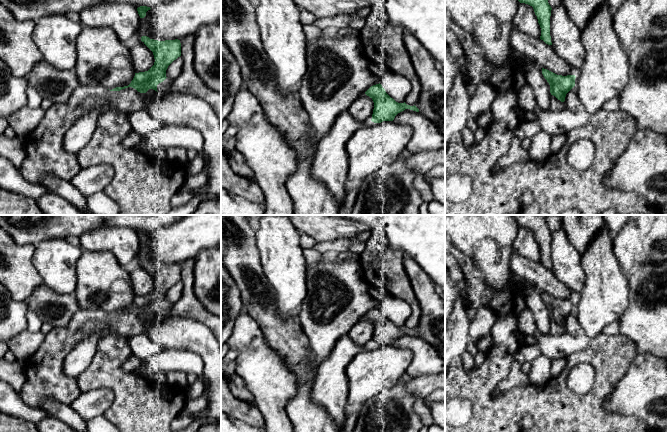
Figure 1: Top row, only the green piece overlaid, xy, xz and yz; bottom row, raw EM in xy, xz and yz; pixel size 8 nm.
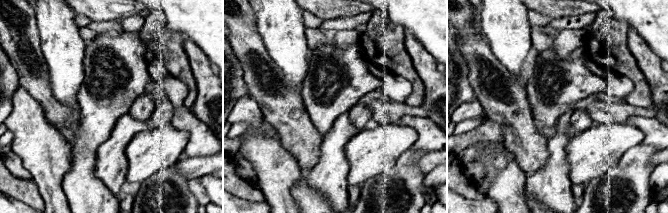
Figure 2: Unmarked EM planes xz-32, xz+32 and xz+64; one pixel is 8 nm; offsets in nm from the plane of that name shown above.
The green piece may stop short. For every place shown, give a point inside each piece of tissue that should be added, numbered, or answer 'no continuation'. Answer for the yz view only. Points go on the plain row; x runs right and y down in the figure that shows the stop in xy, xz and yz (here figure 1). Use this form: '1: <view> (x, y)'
1: yz (555, 328)

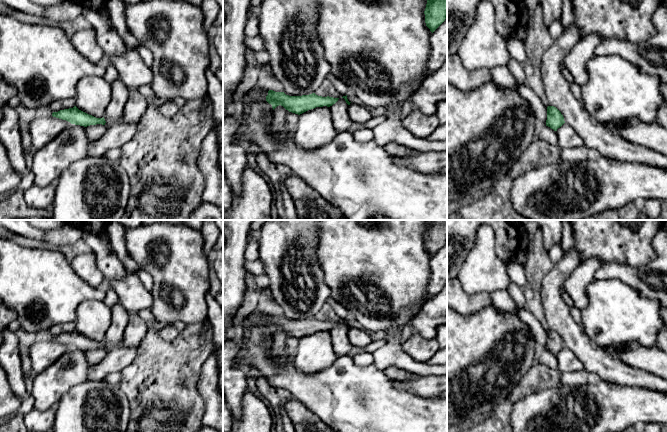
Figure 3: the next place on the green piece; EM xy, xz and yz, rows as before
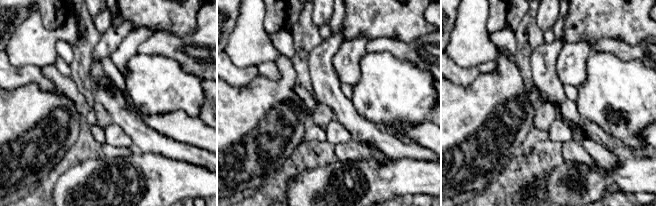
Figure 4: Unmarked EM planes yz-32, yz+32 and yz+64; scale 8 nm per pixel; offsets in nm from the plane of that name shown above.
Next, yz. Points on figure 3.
no continuation

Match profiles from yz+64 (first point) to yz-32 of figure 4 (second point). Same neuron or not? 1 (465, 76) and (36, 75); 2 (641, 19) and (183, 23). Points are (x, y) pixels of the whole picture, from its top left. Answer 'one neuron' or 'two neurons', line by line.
1: one neuron
2: one neuron

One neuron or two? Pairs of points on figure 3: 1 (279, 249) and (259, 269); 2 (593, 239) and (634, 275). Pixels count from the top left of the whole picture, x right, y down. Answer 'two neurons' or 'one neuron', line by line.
1: two neurons
2: two neurons

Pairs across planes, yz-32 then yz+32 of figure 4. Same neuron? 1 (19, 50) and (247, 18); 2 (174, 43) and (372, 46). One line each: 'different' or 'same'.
1: same
2: same

